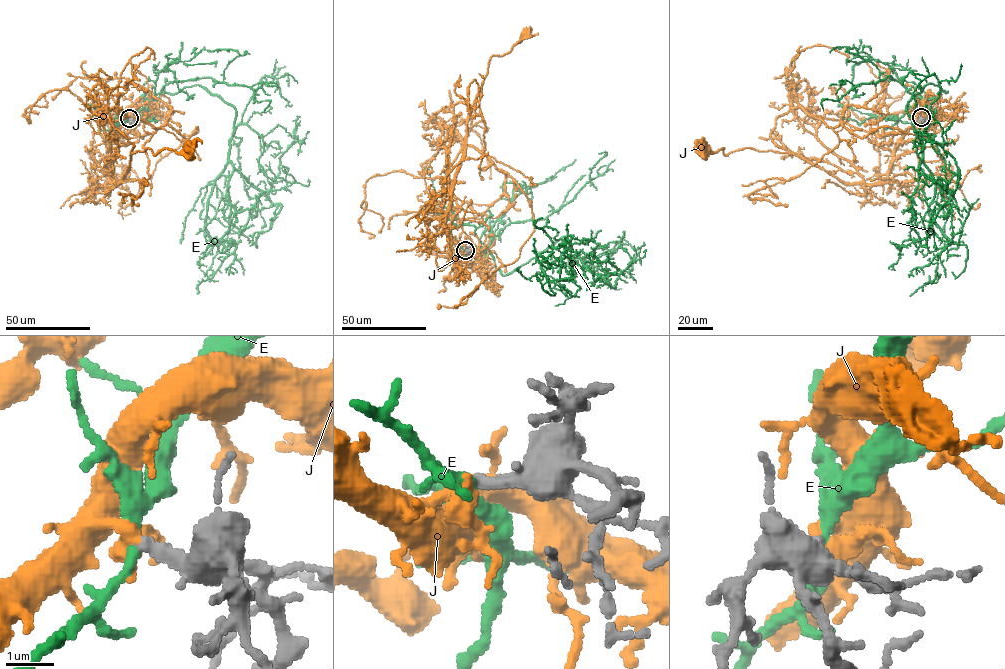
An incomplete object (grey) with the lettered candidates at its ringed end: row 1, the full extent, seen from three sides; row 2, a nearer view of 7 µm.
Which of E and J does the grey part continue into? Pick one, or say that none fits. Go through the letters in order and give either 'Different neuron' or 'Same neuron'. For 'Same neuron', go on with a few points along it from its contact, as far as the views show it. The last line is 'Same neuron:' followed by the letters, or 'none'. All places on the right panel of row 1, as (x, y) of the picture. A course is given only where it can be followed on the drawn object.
E: Different neuron
J: Same neuron. Its course: (922, 117), (894, 149), (886, 178), (873, 184), (842, 182), (791, 154), (744, 148), (725, 154), (700, 146)
Same neuron: J

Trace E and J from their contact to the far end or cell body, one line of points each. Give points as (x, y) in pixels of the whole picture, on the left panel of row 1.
E: (129, 118), (114, 125), (139, 119), (163, 92), (194, 85), (235, 108), (205, 231), (236, 247), (197, 293)
J: (129, 118), (110, 139), (107, 173), (112, 183), (122, 179), (137, 151), (149, 148), (154, 155), (188, 146)

